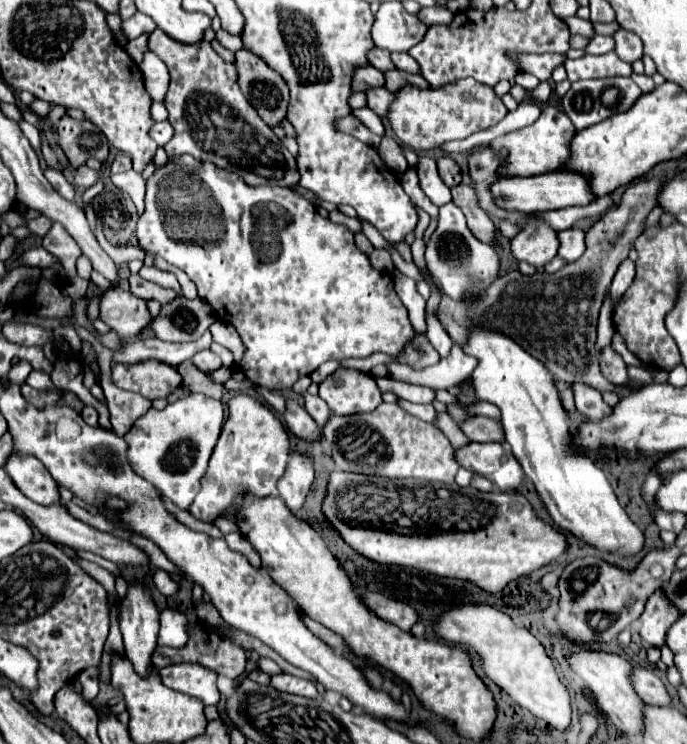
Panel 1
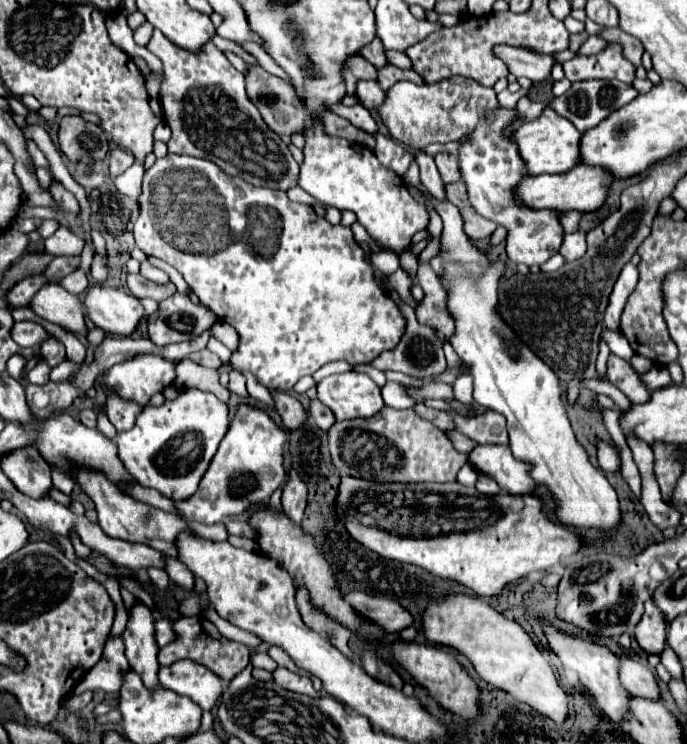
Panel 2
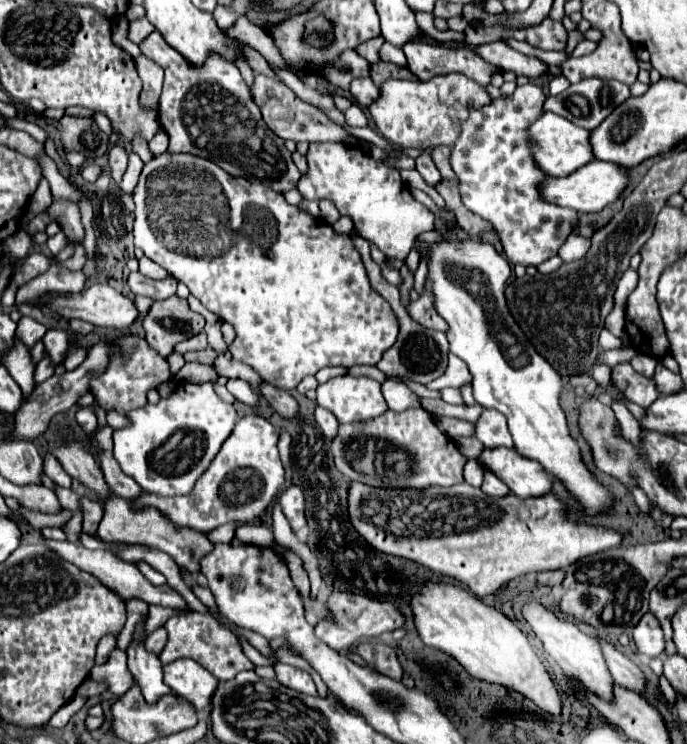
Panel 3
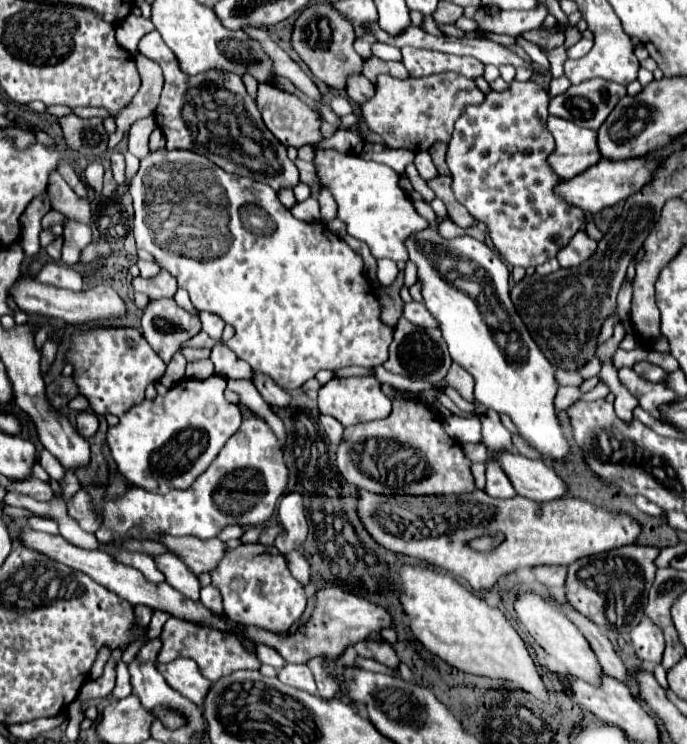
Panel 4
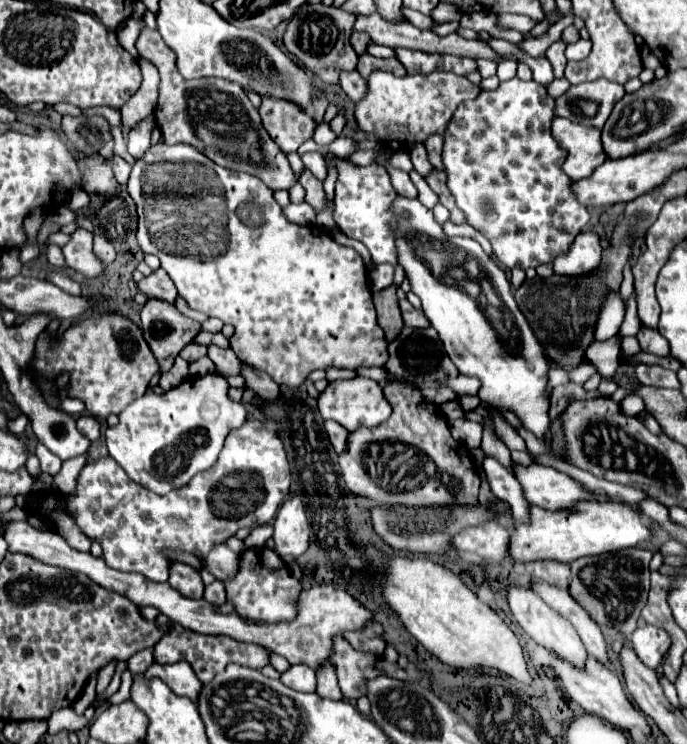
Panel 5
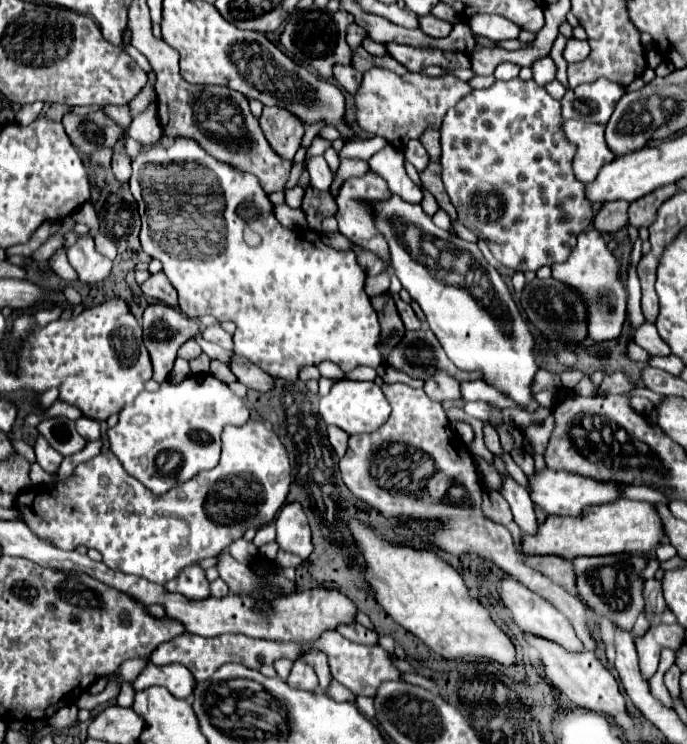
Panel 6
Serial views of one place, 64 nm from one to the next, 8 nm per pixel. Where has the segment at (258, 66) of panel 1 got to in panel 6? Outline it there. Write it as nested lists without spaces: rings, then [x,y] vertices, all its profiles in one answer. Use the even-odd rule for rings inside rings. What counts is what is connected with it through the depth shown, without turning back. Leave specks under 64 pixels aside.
[[[268,106],[262,110],[260,126],[270,146],[282,158],[292,160],[306,132],[306,124],[300,118],[294,118],[294,114],[290,114],[288,110],[280,110],[278,106]]]

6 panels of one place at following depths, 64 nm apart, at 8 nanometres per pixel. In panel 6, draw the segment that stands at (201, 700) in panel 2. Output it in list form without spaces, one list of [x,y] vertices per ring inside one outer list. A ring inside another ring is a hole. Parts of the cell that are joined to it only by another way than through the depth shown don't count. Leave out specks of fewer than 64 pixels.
[[[152,662],[144,668],[144,672],[134,680],[134,690],[144,690],[148,686],[164,686],[176,698],[188,698],[194,692],[194,676],[182,664],[166,664],[154,666]]]

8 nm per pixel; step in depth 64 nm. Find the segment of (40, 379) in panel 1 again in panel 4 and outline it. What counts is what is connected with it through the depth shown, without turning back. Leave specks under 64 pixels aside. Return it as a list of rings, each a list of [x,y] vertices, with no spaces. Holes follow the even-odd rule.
[[[46,342],[44,346],[42,346],[42,350],[40,350],[40,354],[42,354],[42,360],[40,360],[40,370],[42,370],[42,376],[46,376],[48,374],[48,370],[50,370],[50,366],[52,366],[52,362],[54,362],[54,358],[56,358],[56,344],[54,342]]]

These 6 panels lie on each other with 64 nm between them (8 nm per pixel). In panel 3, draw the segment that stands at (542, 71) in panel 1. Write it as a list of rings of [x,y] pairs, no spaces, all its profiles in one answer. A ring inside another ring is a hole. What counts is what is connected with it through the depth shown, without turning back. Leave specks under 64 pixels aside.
[[[492,42],[478,48],[478,52],[492,64],[500,66],[506,72],[514,72],[516,76],[528,76],[528,78],[540,78],[548,72],[548,64],[536,56],[526,56],[514,48],[510,48],[506,42]]]

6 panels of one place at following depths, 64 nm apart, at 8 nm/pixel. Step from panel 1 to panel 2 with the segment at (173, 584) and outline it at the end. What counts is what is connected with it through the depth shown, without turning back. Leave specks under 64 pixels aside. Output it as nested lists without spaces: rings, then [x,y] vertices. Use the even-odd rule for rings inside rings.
[[[150,567],[147,569],[149,579],[156,588],[167,590],[170,586],[170,579],[167,573],[160,568]]]

